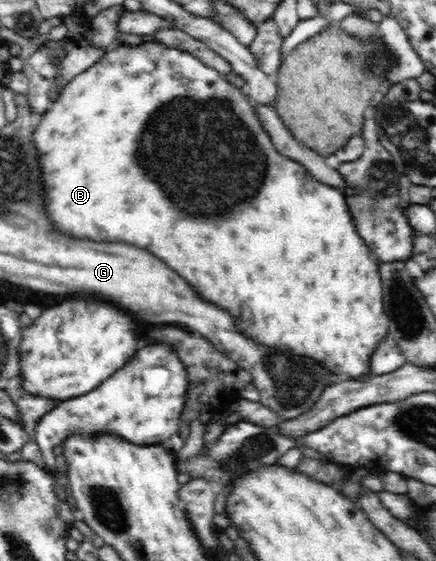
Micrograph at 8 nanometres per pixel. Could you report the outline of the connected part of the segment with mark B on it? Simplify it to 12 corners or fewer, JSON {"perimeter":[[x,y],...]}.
{"perimeter":[[192,53],[42,114],[58,231],[164,260],[260,345],[370,375],[342,190]]}

